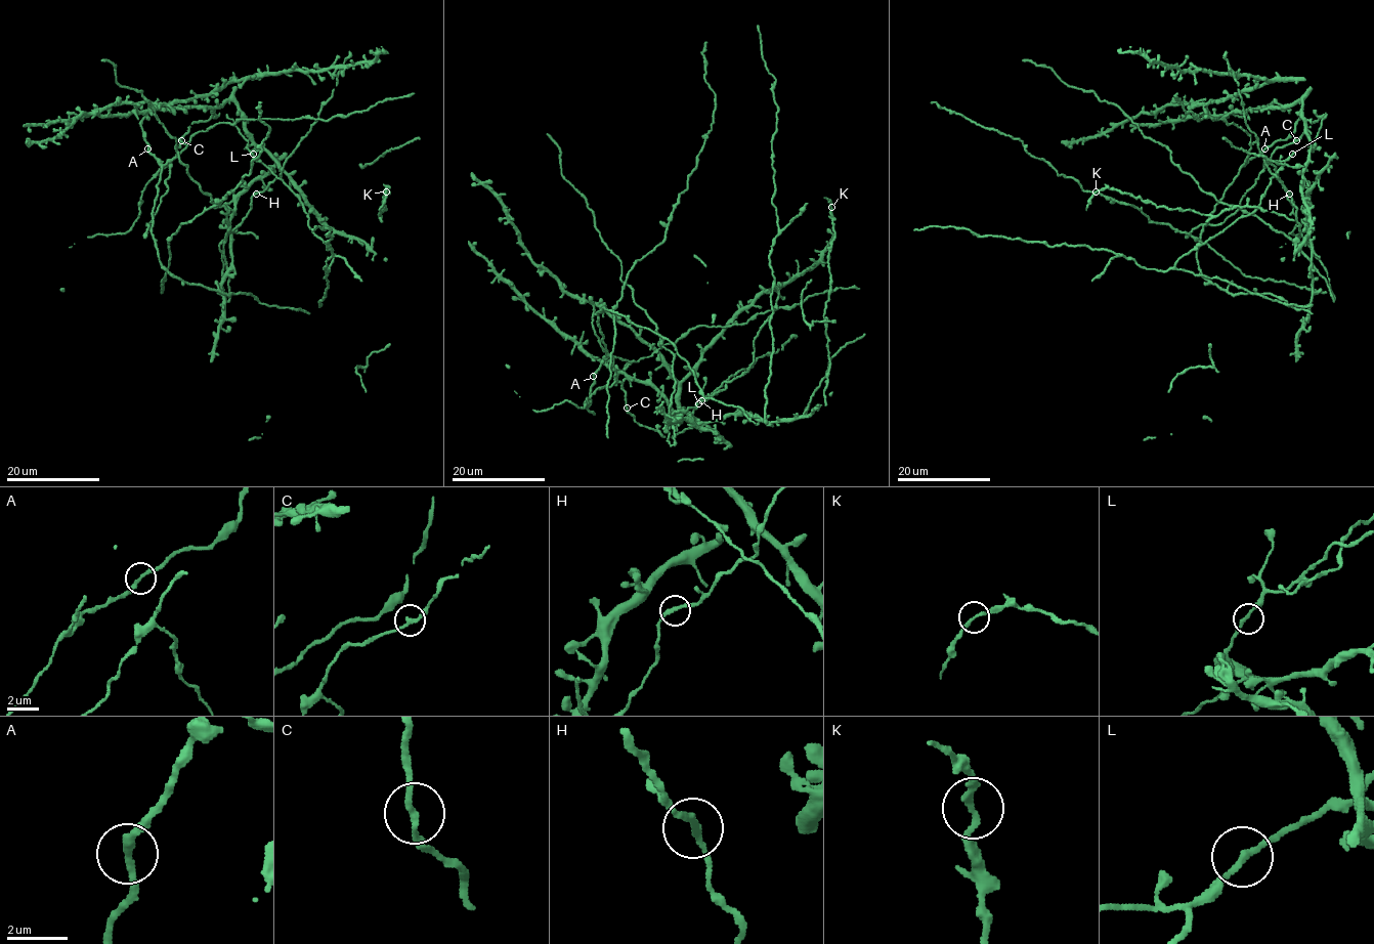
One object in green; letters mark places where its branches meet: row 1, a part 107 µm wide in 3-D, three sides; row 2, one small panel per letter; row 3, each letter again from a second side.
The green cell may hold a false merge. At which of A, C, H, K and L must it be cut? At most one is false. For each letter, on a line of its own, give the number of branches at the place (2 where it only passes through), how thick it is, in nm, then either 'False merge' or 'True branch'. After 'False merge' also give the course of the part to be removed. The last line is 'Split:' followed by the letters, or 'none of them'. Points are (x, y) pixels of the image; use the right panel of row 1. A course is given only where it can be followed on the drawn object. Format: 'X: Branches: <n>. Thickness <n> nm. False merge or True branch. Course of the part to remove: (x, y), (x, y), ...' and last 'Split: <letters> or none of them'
A: Branches: 2. Thickness 240 nm. True branch
C: Branches: 2. Thickness 200 nm. True branch
H: Branches: 2. Thickness 200 nm. True branch
K: Branches: 2. Thickness 200 nm. True branch
L: Branches: 2. Thickness 190 nm. True branch
Split: none of them

